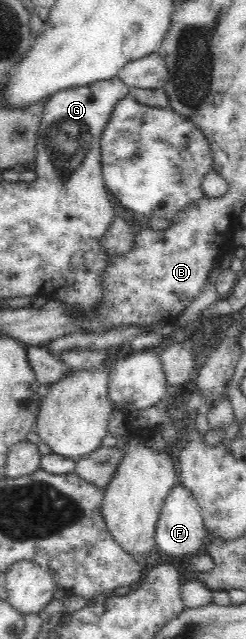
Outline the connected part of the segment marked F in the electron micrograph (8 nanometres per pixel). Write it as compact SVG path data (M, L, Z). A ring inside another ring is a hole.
M176 483L169 491L161 510L155 530L156 551L182 557L183 555L195 555L205 551L208 533L204 526L204 519L199 505L194 496L182 486Z

